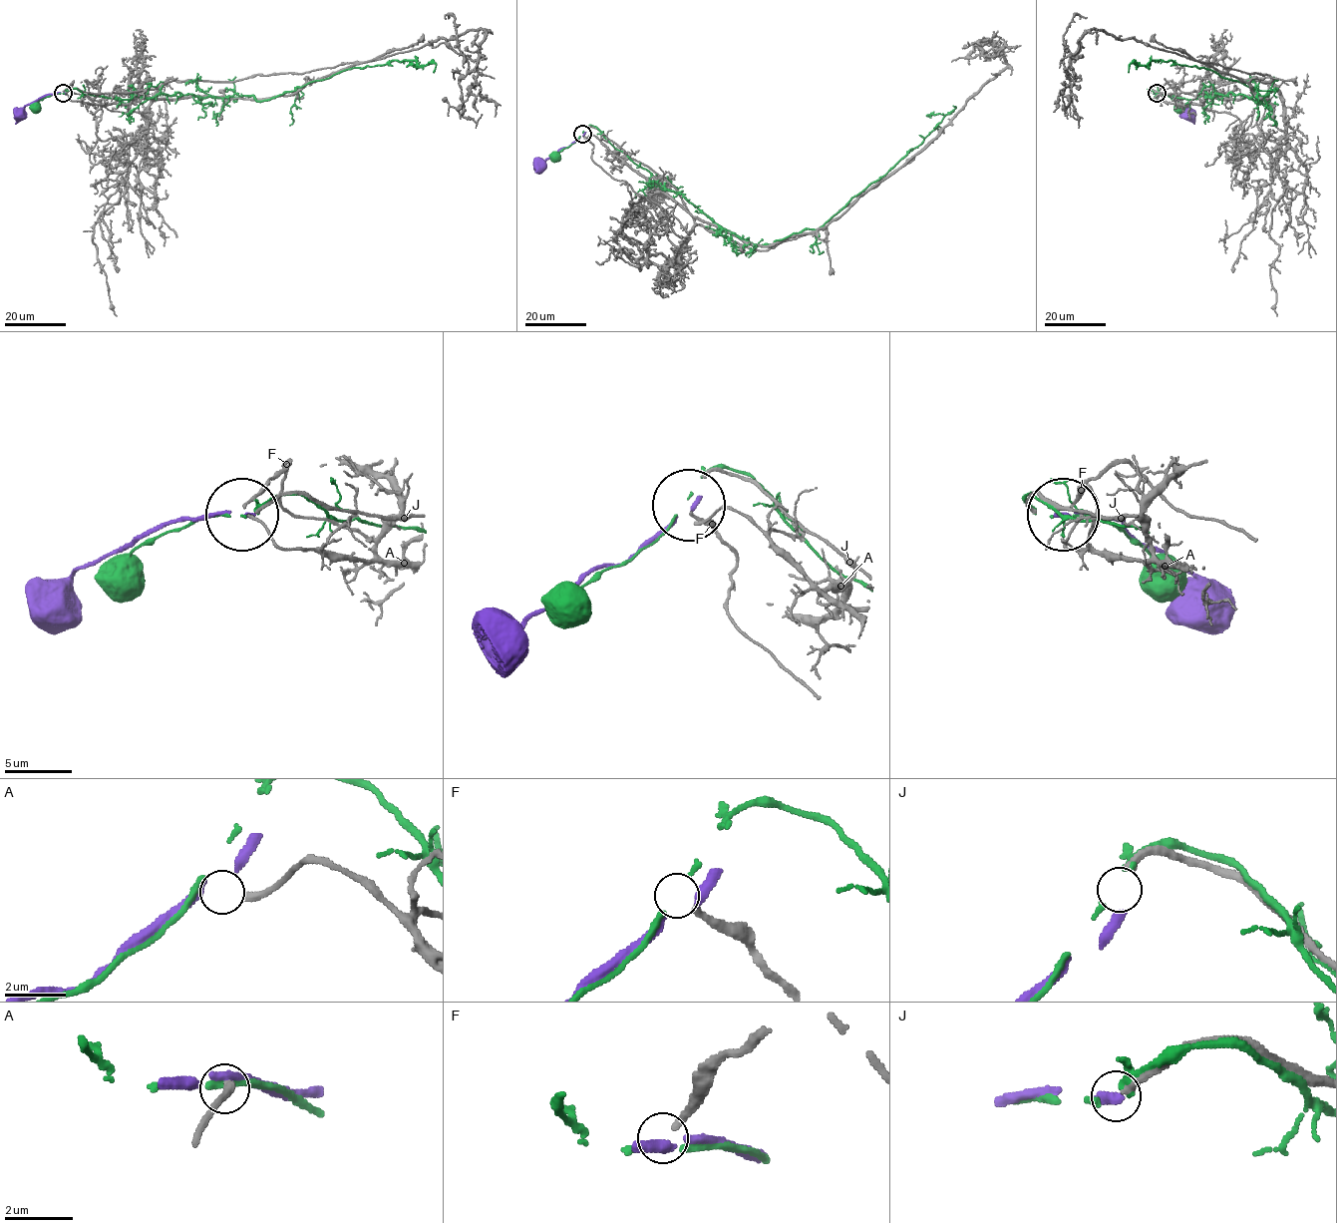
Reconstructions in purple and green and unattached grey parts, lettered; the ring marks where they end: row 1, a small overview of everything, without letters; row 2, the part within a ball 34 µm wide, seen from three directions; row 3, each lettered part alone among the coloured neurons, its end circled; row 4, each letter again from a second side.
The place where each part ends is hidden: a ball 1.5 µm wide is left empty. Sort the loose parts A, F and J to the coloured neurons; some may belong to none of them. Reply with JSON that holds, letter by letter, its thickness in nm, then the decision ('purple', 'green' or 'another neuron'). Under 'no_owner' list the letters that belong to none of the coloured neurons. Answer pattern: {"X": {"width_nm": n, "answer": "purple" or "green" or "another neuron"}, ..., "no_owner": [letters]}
{"A": {"width_nm": 240, "answer": "another neuron"}, "F": {"width_nm": 220, "answer": "another neuron"}, "J": {"width_nm": 280, "answer": "purple"}, "no_owner": ["A", "F"]}

